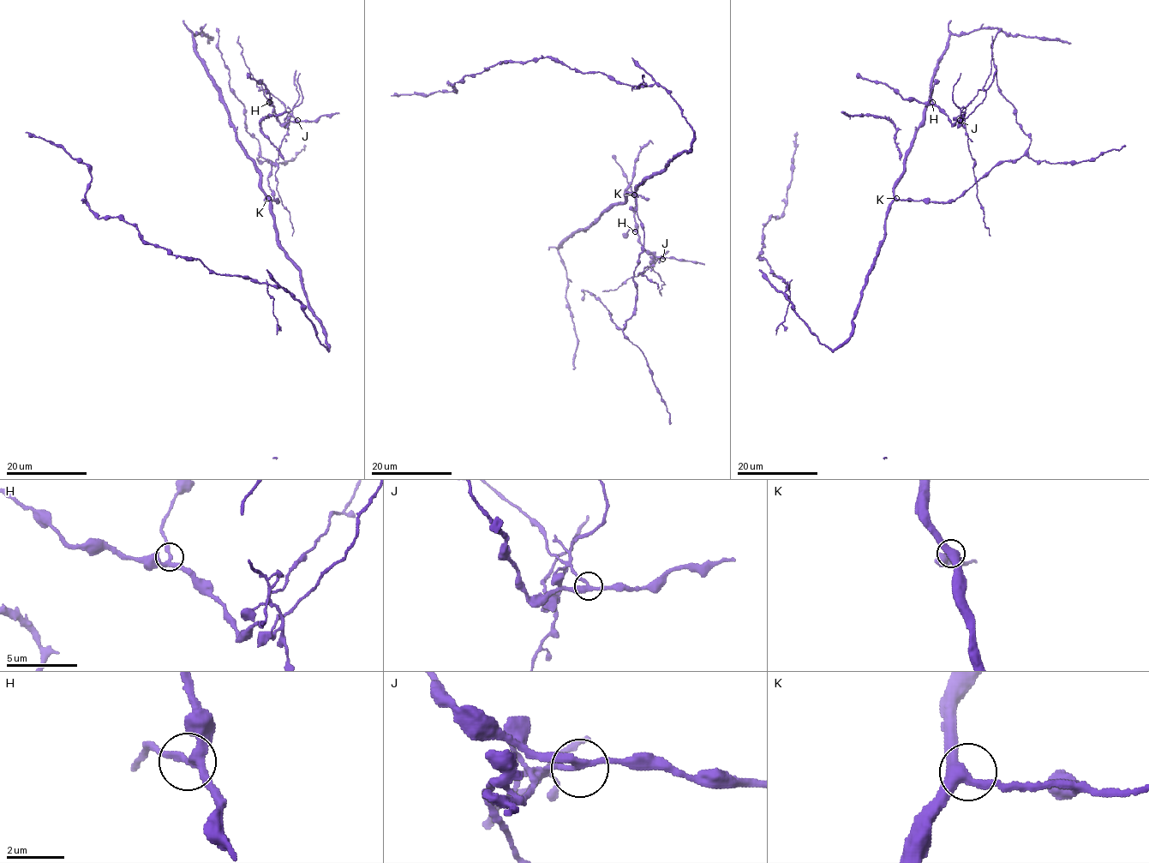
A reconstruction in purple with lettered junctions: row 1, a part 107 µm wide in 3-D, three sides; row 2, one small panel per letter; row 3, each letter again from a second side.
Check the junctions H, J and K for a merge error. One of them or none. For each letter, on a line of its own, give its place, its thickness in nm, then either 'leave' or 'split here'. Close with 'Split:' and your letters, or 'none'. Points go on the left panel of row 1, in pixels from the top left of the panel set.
H: place (269, 102); calibre 280 nm; leave
J: place (297, 120); calibre 260 nm; split here
K: place (268, 198); calibre 400 nm; leave
Split: J

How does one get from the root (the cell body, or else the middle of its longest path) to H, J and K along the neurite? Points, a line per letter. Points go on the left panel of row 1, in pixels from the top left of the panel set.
H: (321, 327), (301, 270), (278, 238), (270, 199), (278, 201), (268, 183), (287, 122), (269, 102)
J: (321, 327), (301, 270), (278, 238), (270, 199), (278, 201), (268, 184), (275, 181), (287, 123), (297, 120)
K: (321, 327), (321, 321), (308, 299), (301, 270), (278, 238), (272, 204), (268, 198)

